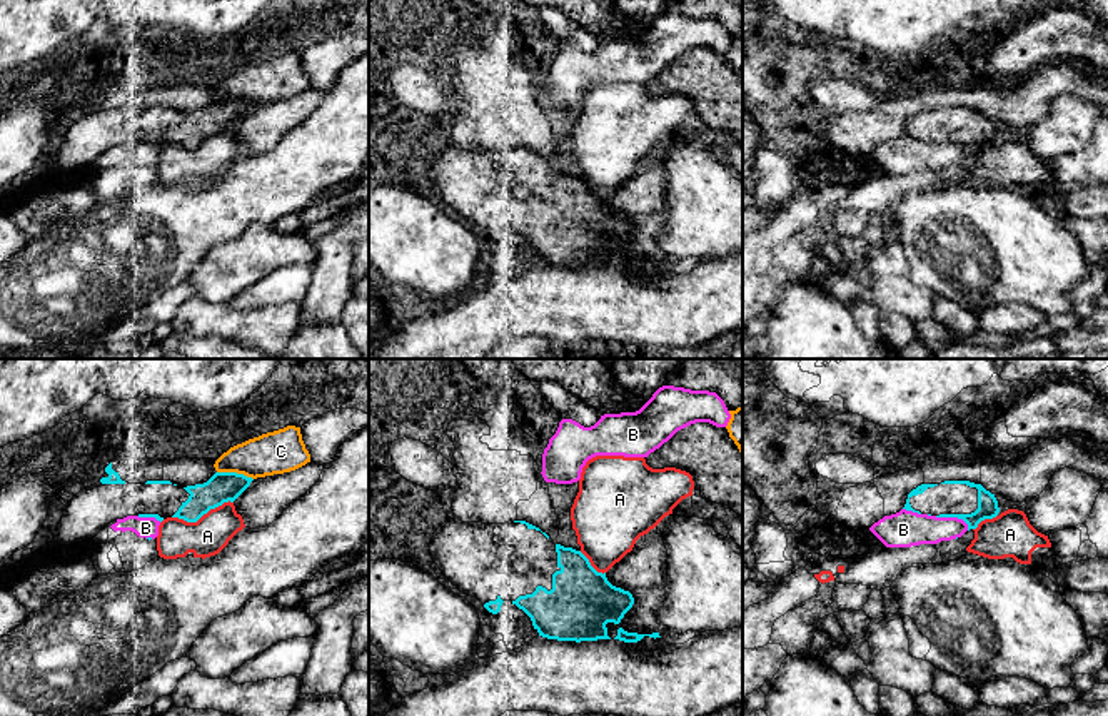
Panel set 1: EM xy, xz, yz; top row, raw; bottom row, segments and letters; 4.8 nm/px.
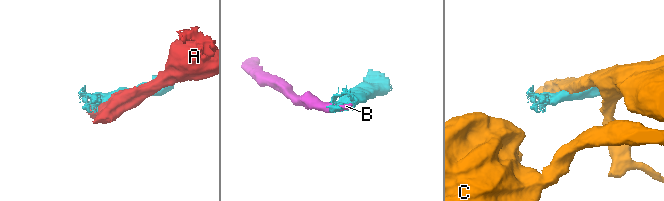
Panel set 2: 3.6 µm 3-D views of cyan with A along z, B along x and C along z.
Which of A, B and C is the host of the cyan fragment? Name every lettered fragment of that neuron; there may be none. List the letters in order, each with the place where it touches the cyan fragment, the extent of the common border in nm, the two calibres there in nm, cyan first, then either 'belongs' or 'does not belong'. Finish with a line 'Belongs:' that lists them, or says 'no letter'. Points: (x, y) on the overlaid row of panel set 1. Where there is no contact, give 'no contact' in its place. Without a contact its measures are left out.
A: contact xy (202, 514); length 300 nm; calibres 150 and 180 nm; does not belong
B: contact yz (953, 516); length 180 nm; calibres 100 and 180 nm; does not belong
C: contact xy (236, 473); length 180 nm; calibres 150 and 200 nm; does not belong
Belongs: no letter

